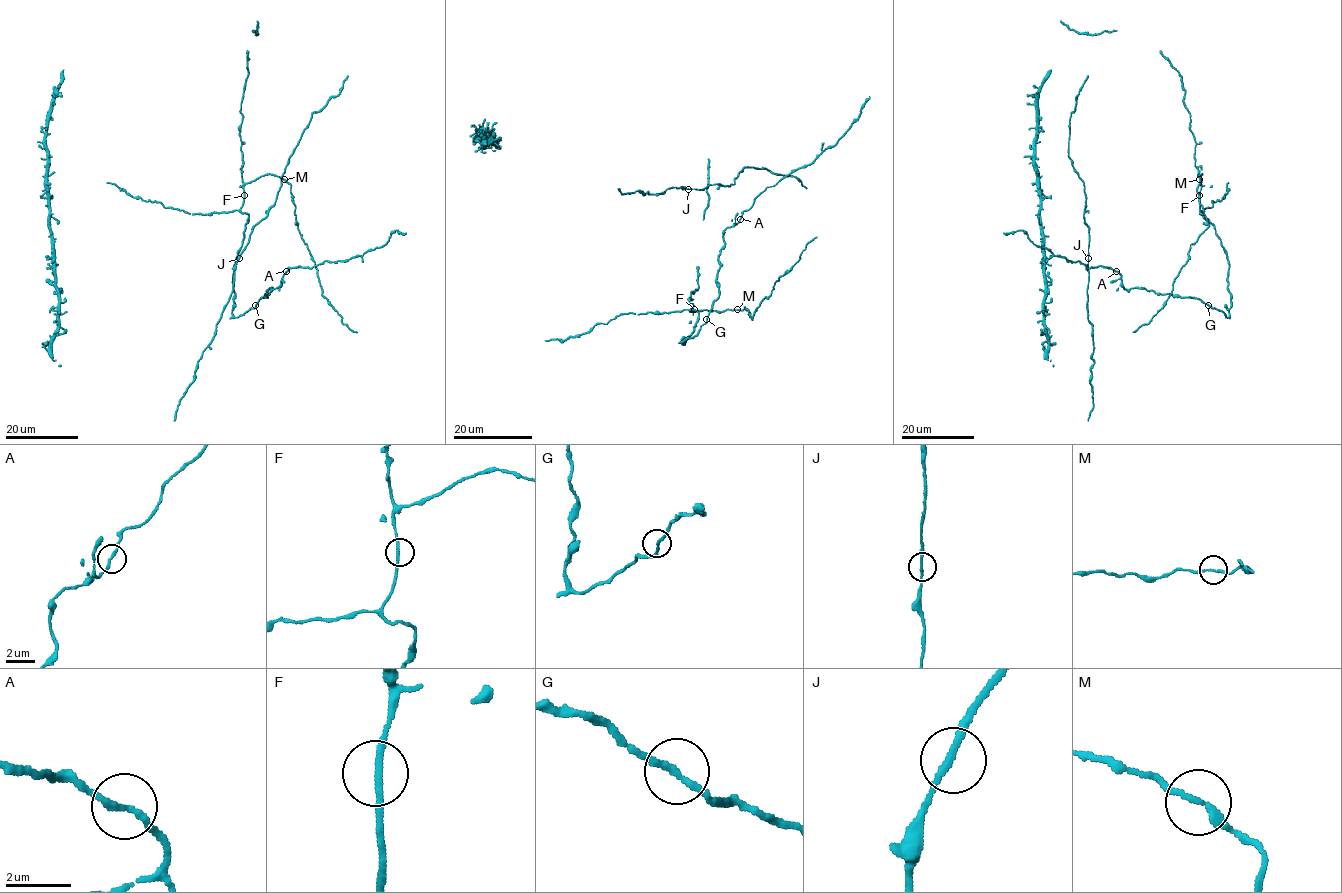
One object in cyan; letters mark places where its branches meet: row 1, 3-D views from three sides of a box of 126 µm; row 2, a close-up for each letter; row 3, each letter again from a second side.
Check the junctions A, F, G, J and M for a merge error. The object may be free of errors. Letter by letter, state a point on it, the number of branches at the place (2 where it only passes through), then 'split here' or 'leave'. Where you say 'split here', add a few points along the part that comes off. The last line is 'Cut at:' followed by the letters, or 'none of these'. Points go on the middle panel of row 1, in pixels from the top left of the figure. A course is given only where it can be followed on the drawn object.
A: (740, 219) | 2 | leave
F: (694, 309) | 2 | leave
G: (706, 319) | 2 | leave
J: (688, 189) | 2 | leave
M: (737, 309) | 2 | leave
Cut at: none of these

